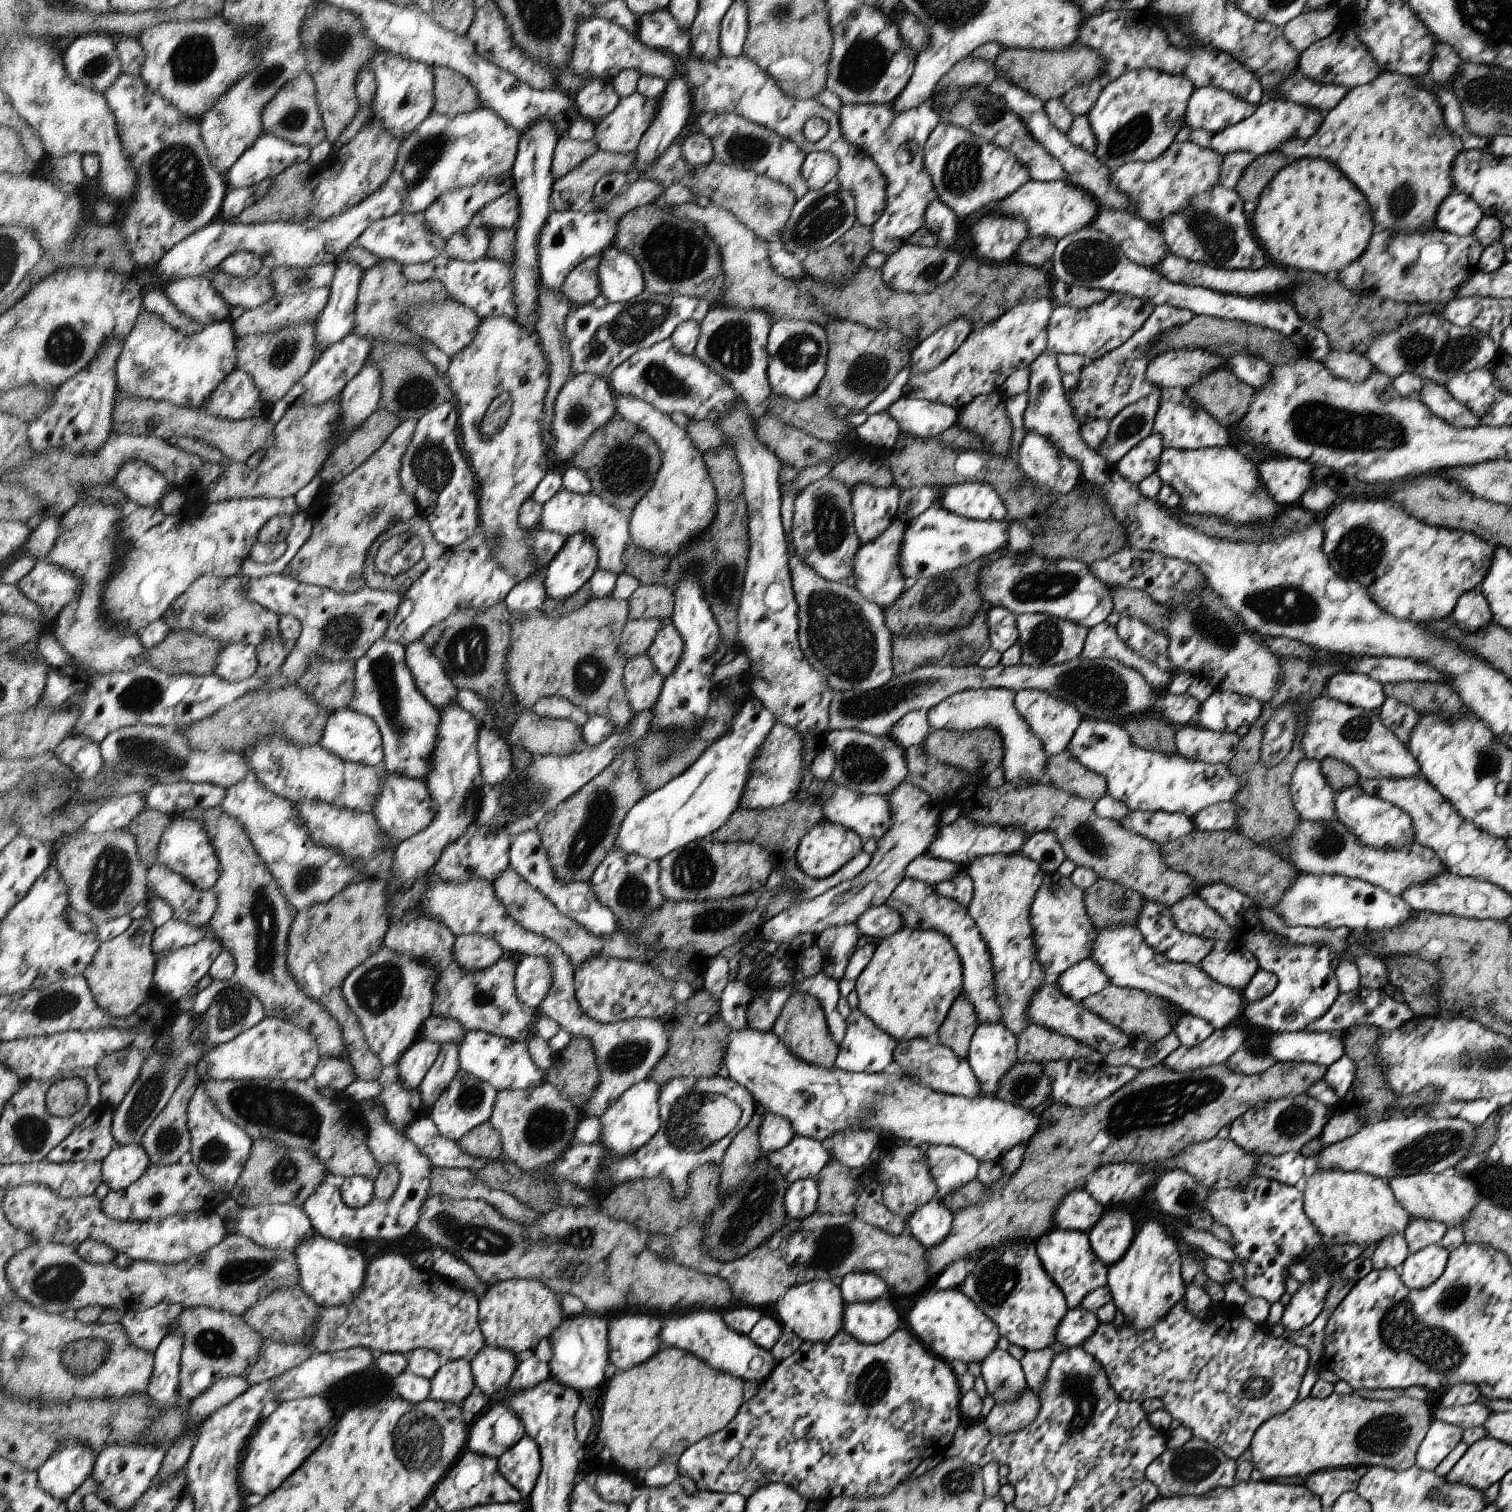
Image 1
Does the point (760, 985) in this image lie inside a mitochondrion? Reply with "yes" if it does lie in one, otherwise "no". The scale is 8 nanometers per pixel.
no

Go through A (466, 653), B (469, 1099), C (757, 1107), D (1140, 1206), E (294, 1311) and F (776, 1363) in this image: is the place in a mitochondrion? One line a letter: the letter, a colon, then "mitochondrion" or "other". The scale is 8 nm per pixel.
A: mitochondrion
B: mitochondrion
C: other
D: other
E: other
F: other

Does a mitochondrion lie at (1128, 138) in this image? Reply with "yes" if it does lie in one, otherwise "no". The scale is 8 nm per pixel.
yes

